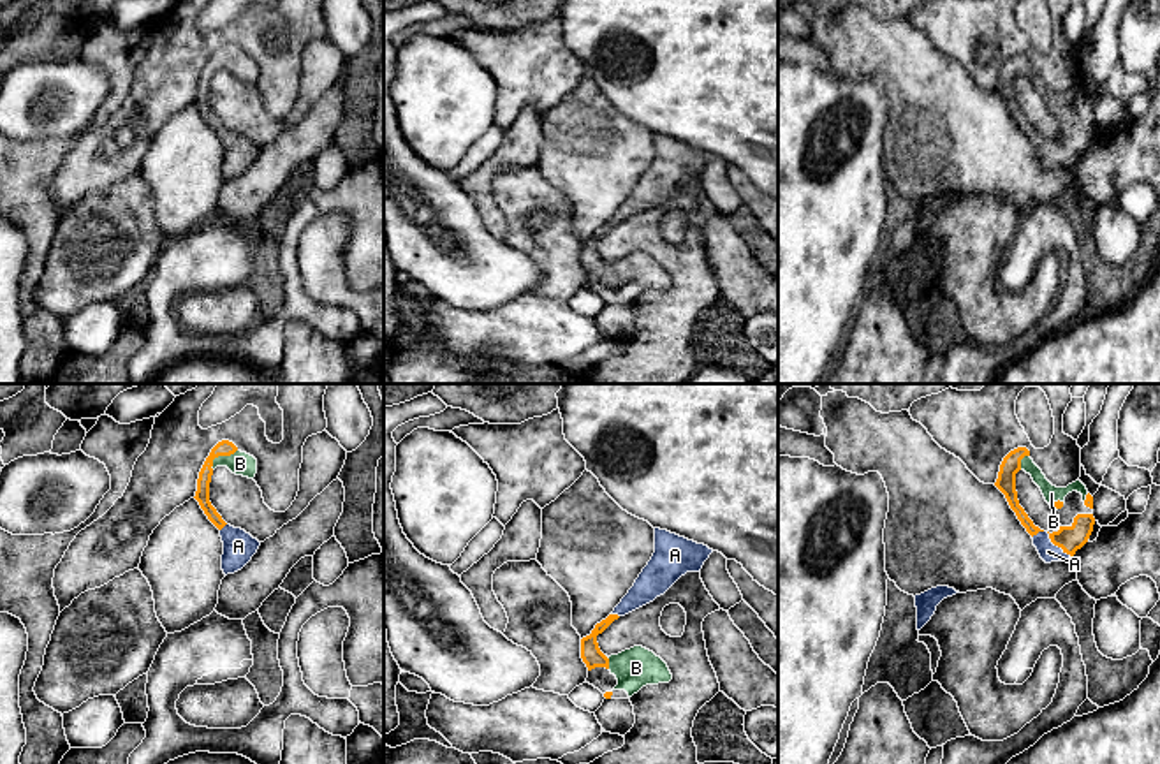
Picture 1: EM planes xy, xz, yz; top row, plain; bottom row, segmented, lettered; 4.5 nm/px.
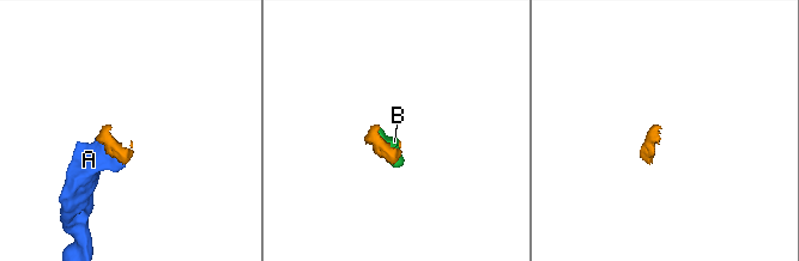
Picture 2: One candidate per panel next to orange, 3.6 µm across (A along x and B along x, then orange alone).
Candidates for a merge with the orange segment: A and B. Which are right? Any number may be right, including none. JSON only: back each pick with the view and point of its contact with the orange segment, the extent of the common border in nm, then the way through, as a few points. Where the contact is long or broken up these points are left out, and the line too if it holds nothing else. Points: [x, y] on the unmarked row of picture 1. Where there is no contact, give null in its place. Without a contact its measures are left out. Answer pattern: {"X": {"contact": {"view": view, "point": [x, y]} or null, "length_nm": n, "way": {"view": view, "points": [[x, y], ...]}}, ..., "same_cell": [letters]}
{"A": {"contact": {"view": "yz", "point": [1058, 152]}, "length_nm": 170}, "B": {"contact": {"view": "xy", "point": [220, 60]}, "length_nm": 150, "way": {"view": "xy", "points": [[224, 53], [220, 60], [240, 69]]}}, "same_cell": ["A", "B"]}

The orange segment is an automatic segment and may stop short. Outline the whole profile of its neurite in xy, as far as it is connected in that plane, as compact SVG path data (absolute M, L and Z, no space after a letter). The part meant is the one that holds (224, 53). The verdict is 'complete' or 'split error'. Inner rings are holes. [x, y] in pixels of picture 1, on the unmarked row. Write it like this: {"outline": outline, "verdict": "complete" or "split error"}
{"outline": "M218 48L206 63L199 84L195 106L208 121L208 125L220 136L224 148L222 176L234 180L241 176L257 158L261 148L241 134L227 130L209 107L209 88L217 72L227 72L232 79L253 84L257 79L257 65L241 58L232 48Z", "verdict": "split error"}

